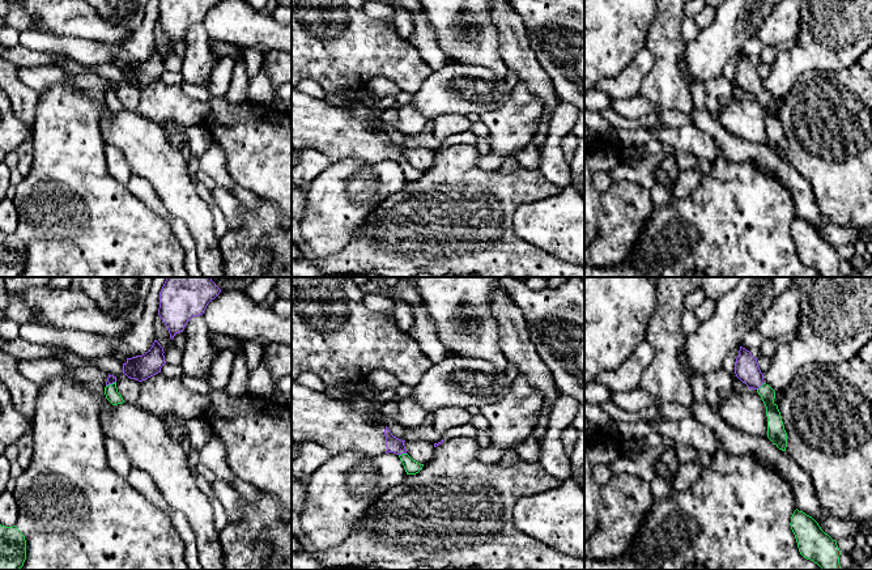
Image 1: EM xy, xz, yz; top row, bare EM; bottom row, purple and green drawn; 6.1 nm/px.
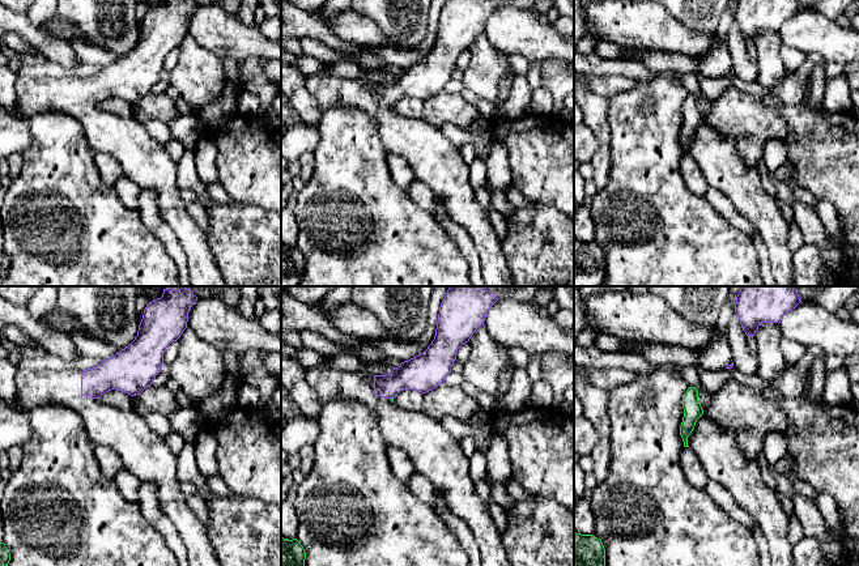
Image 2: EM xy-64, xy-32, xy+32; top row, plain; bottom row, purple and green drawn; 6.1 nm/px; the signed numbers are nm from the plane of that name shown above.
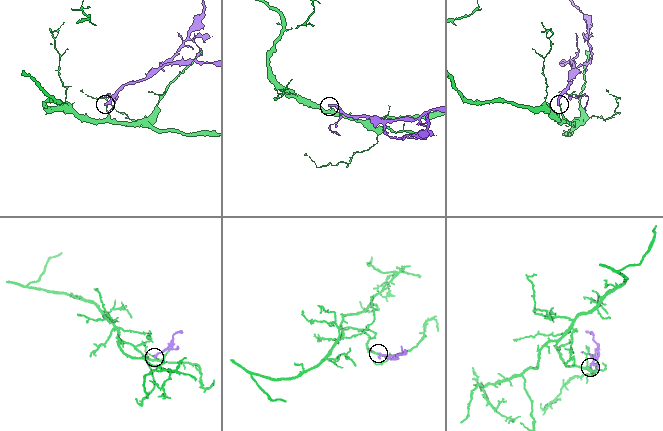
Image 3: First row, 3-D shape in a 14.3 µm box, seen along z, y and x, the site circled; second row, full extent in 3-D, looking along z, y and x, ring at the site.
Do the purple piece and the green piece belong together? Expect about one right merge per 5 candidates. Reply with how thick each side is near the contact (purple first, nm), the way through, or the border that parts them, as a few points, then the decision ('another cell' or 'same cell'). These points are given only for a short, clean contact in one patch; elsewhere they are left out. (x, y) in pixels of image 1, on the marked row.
100/90 nm | along xz (405, 452), (399, 455) | another cell

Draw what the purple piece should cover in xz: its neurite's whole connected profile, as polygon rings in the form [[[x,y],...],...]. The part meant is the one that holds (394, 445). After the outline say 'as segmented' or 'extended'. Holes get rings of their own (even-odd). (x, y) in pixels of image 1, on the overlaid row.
[[[292,380],[292,439],[312,441],[327,448],[331,456],[345,451],[370,455],[407,454],[405,441],[392,435],[380,414],[382,407],[391,397],[390,392],[380,392],[375,399],[354,394],[346,400],[337,400]]]; extended

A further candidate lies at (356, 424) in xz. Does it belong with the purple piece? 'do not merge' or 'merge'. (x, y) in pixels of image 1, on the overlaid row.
merge

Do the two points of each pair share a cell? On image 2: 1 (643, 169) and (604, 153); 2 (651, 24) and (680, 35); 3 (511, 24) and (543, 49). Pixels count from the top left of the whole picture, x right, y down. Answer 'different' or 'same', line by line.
1: different
2: same
3: same

